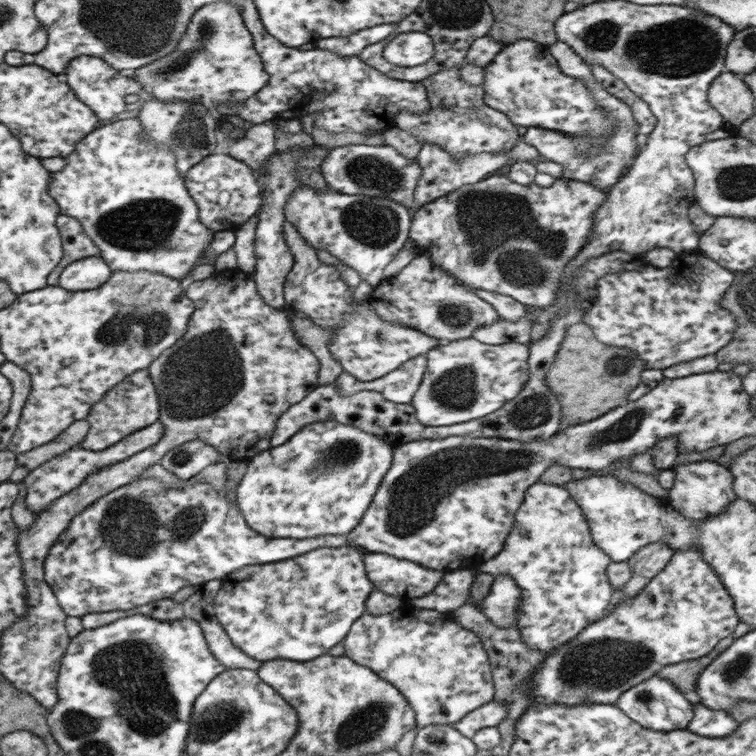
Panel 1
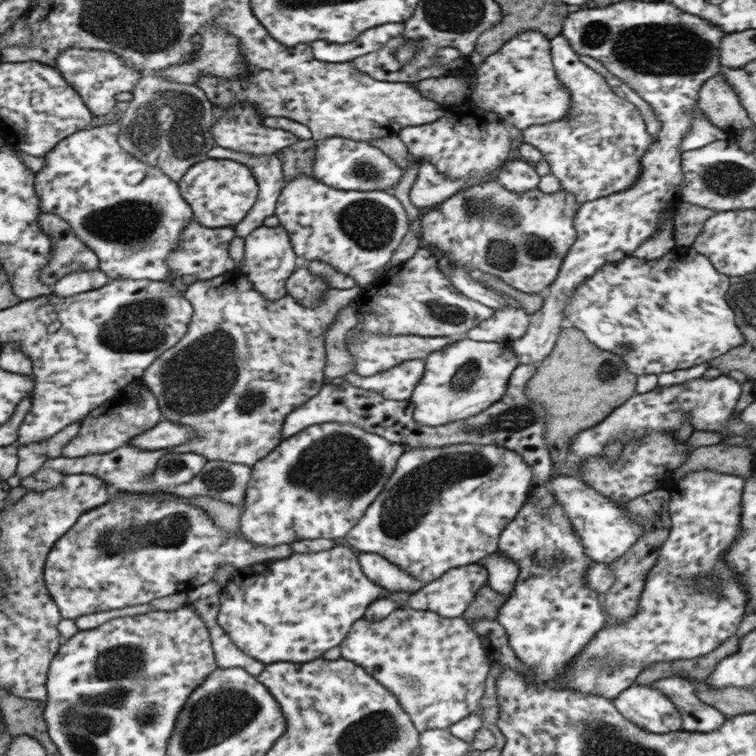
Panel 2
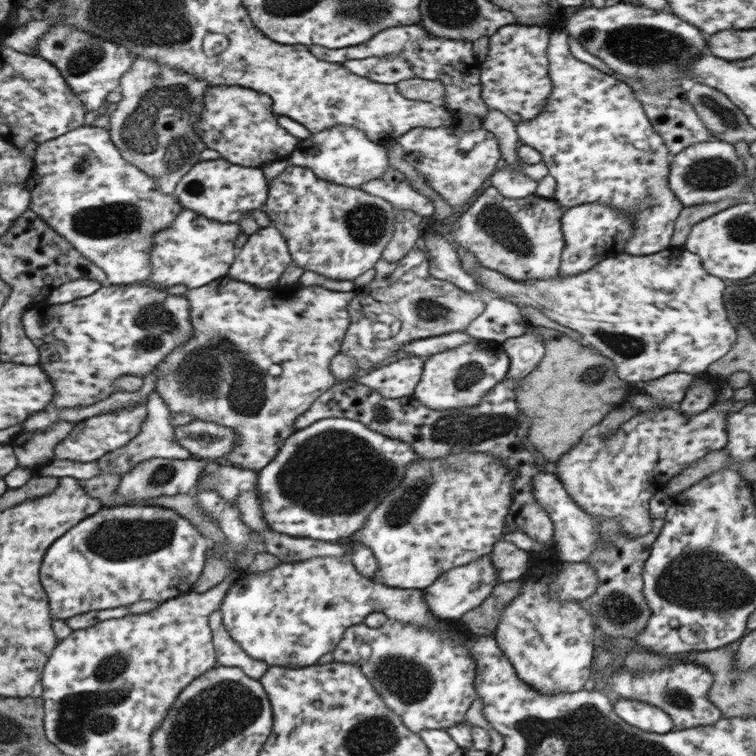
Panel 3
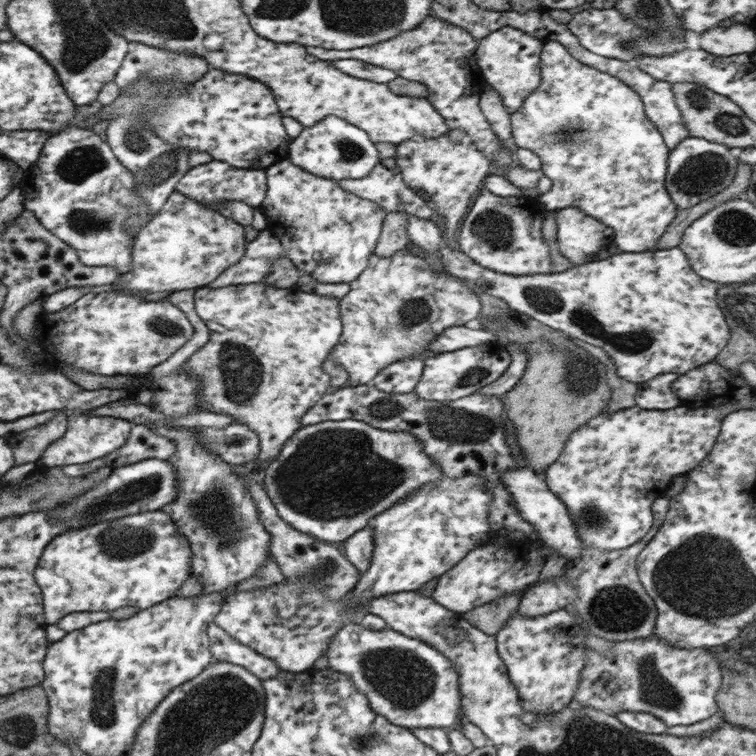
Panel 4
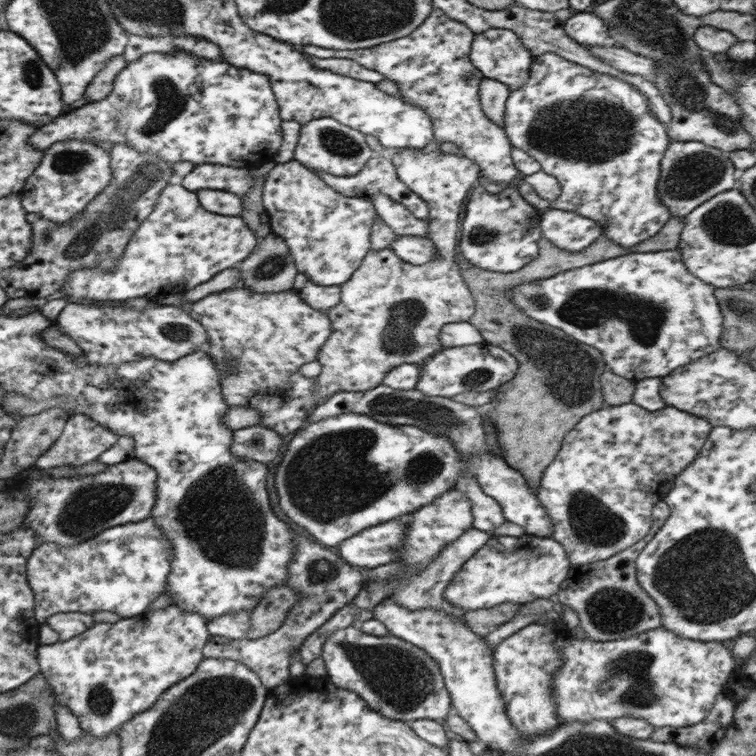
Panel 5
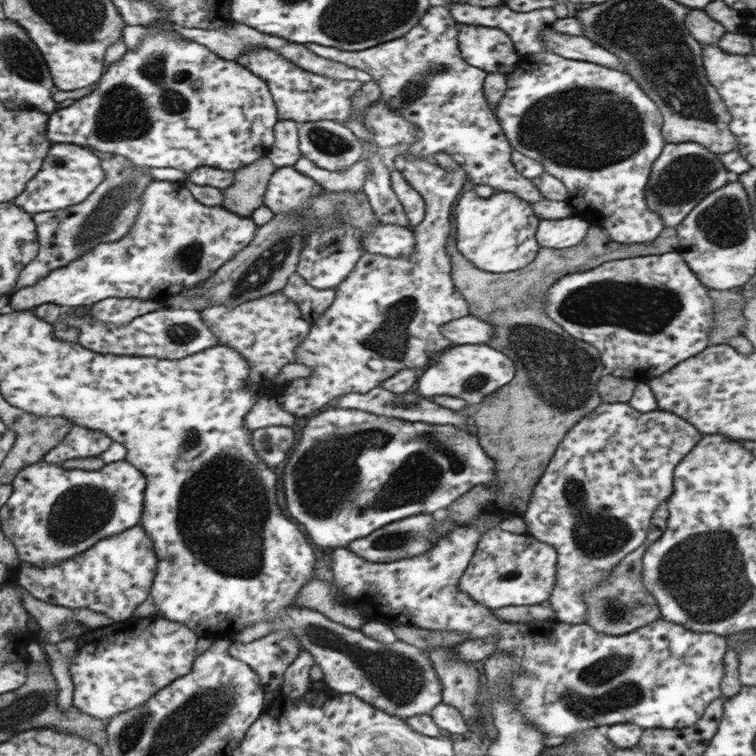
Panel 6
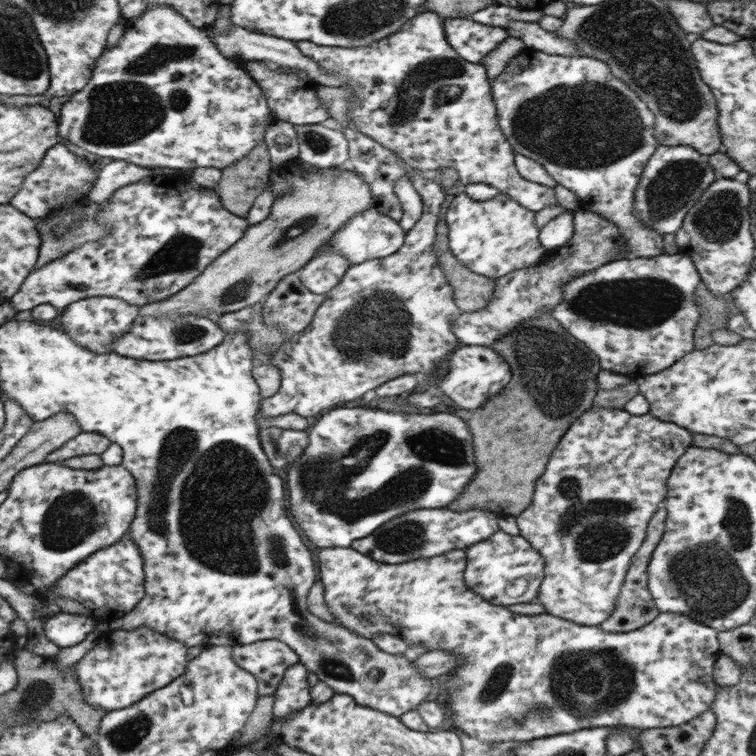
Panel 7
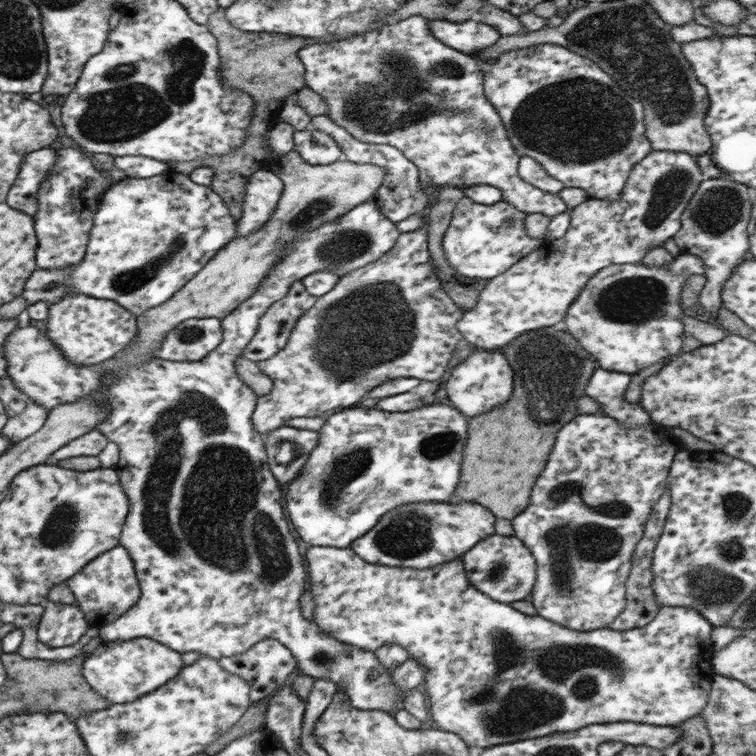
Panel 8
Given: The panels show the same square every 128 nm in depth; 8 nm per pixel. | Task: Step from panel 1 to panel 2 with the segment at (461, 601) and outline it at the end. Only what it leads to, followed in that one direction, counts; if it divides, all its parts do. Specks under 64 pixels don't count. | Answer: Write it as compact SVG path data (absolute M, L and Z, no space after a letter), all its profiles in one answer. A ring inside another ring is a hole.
M482 563L451 568L450 571L443 572L441 577L425 583L419 590L411 593L405 606L415 610L434 612L447 619L461 617L468 604L473 602L477 591L488 582L487 569Z

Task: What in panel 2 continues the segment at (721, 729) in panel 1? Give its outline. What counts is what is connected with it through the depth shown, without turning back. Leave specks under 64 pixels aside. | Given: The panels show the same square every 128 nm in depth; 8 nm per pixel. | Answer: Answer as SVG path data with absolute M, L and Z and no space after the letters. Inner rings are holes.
M671 675L654 680L649 685L657 688L677 706L683 731L711 732L718 729L726 719L719 710L701 702L695 696L694 684L687 677Z

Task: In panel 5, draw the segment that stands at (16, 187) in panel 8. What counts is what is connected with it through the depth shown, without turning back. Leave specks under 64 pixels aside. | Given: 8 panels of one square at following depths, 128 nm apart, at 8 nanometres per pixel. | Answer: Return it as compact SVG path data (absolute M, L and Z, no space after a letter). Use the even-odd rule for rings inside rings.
M60 140L42 151L42 160L17 192L29 216L39 215L62 225L70 223L99 192L105 191L112 172L109 155L87 140Z

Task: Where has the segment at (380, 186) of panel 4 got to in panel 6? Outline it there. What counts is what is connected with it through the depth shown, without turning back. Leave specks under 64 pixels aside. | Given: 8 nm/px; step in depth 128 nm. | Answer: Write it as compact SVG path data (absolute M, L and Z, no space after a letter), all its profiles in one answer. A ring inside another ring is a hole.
M301 156L293 165L297 172L308 176L328 191L361 191L363 181L366 180L366 174L369 173L368 164L362 159L337 172L319 168ZM387 168L390 172L390 187L401 203L408 226L414 227L421 222L424 215L424 200L421 195L411 188L411 185L395 169Z

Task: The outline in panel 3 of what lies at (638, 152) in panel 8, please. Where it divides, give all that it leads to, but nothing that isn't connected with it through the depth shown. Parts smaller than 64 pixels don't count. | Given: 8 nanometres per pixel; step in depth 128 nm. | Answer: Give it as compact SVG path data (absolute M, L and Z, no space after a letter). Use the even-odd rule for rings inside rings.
M563 30L551 31L546 59L547 74L553 88L551 94L547 94L547 103L538 115L531 120L514 123L518 140L539 152L548 174L555 179L551 200L556 200L564 209L595 202L620 210L632 218L635 233L627 239L625 253L645 256L662 251L670 244L675 219L683 207L668 187L667 147L653 130L642 104L633 96L630 86L615 76L603 74L590 64L577 60L568 48L567 34Z

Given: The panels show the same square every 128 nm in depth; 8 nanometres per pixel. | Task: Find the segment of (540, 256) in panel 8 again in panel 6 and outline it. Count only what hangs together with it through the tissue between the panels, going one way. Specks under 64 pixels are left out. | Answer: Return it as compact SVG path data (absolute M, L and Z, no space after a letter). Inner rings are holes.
M691 141L664 143L661 152L651 163L644 201L646 207L659 216L664 228L673 228L704 196L733 180L736 177L721 164L718 155L709 152L703 145ZM468 314L443 324L439 334L451 345L485 344L491 338L493 329L487 322Z

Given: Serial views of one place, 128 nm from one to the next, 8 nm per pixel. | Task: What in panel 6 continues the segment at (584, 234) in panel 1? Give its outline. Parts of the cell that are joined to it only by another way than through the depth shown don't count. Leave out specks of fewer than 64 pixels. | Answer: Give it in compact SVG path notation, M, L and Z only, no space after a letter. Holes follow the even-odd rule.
M471 189L463 192L455 202L455 246L457 252L479 270L496 274L518 271L538 253L540 246L535 240L538 222L532 205L512 192L498 191L483 198Z

